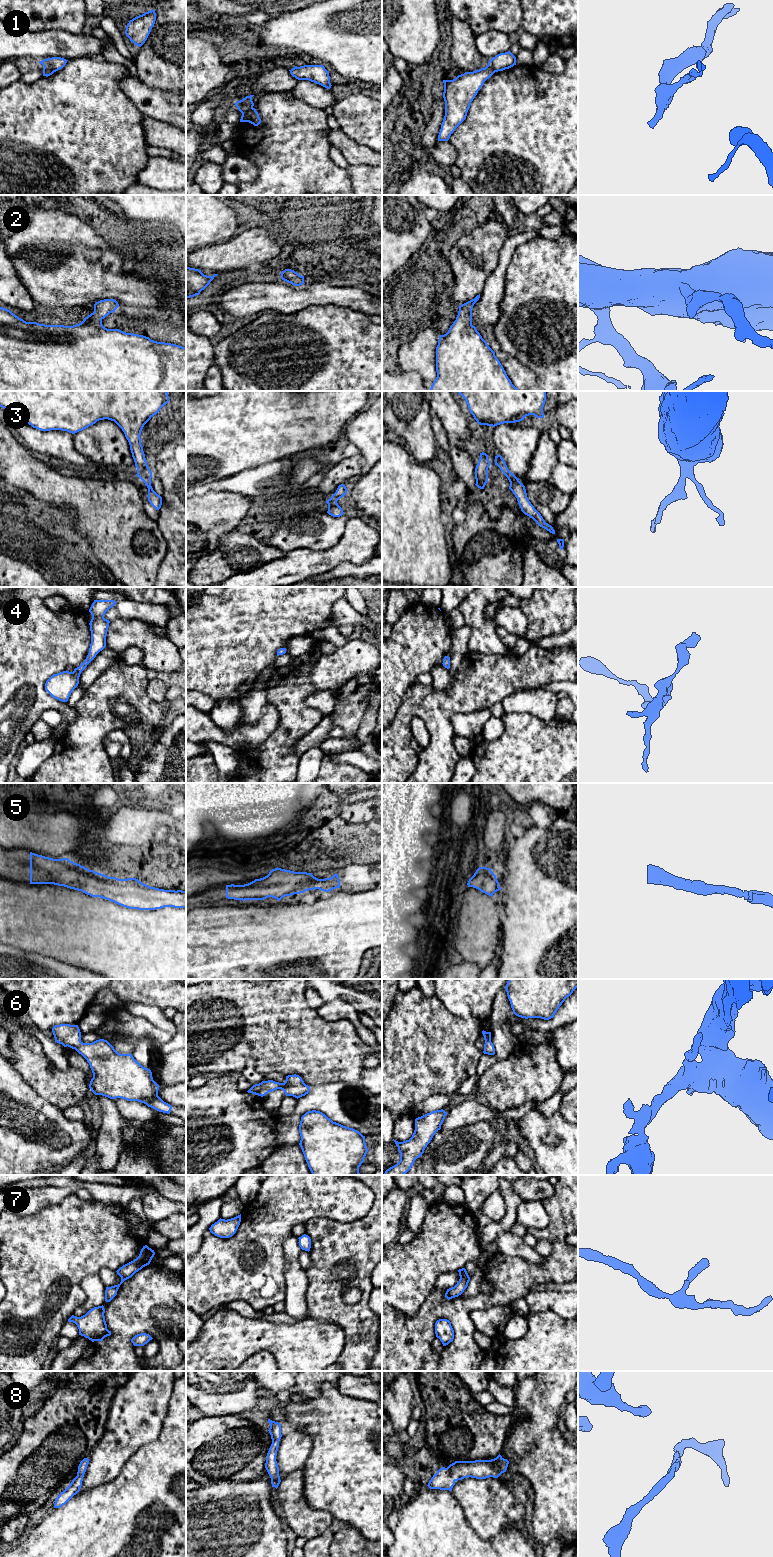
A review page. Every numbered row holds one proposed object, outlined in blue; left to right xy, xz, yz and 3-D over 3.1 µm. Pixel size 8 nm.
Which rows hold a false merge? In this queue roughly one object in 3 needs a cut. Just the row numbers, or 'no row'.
1

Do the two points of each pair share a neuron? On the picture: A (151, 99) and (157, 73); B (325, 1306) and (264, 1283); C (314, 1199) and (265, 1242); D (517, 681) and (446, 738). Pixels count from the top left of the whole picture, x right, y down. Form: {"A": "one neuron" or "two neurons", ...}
{"A": "two neurons", "B": "two neurons", "C": "one neuron", "D": "one neuron"}

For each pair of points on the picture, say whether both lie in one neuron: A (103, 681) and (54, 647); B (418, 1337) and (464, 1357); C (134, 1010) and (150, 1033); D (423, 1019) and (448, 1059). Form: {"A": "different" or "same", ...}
{"A": "different", "B": "same", "C": "different", "D": "same"}

